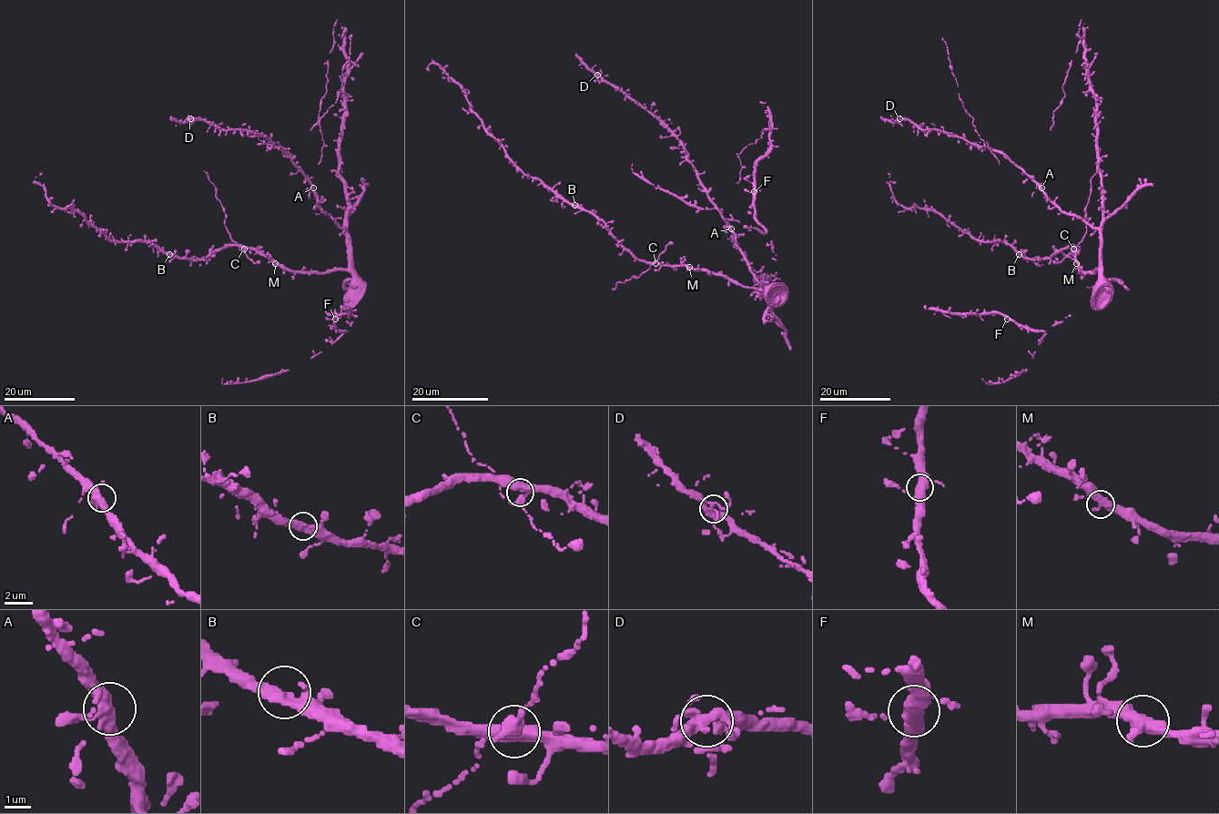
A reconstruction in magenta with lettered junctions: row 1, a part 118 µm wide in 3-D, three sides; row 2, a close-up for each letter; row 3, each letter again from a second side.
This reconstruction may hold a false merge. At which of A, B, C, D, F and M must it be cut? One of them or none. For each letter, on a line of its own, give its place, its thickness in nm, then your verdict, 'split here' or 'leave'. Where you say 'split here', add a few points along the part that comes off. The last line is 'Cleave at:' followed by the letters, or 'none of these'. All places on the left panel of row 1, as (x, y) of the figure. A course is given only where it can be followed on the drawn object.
A: place (313, 188); calibre 360 nm; leave
B: place (169, 254); calibre 360 nm; leave
C: place (244, 249); calibre 360 nm; leave
D: place (190, 118); calibre 360 nm; leave
F: place (335, 319); calibre 360 nm; leave
M: place (275, 263); calibre 380 nm; leave
Cleave at: none of these

